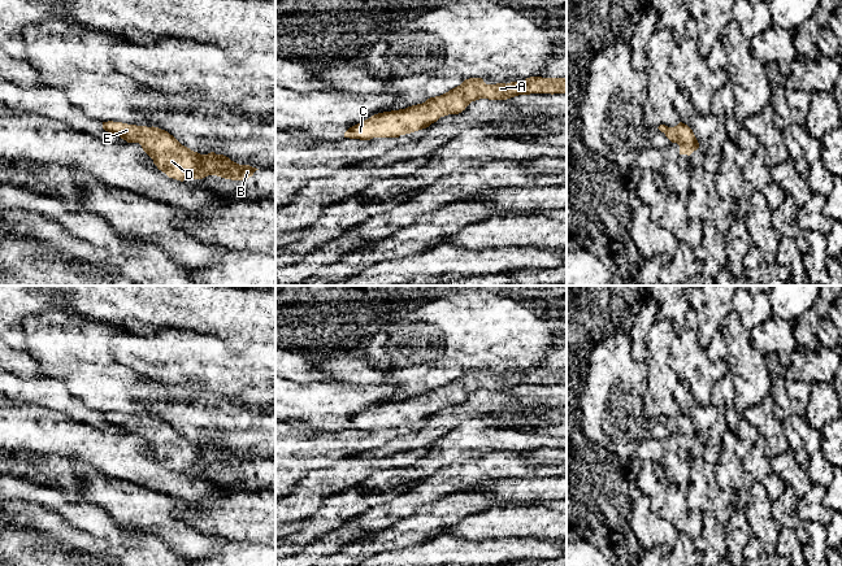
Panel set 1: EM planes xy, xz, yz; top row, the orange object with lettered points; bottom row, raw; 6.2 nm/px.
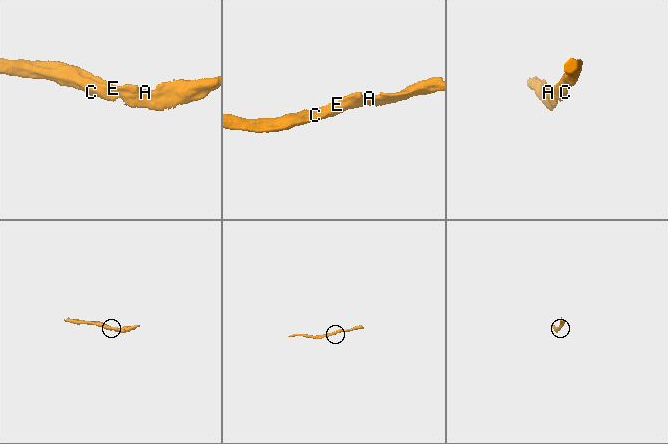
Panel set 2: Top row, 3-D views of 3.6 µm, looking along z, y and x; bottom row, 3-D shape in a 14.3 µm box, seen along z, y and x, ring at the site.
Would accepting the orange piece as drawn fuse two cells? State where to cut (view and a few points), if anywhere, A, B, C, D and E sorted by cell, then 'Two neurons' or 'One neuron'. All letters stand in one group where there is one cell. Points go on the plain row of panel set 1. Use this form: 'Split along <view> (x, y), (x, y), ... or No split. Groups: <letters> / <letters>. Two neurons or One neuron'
No split. Groups: A B C D E. One neuron

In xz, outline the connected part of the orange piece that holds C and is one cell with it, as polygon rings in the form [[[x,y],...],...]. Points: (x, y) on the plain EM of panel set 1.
[[[530,367],[511,374],[486,375],[482,369],[465,370],[448,383],[430,388],[422,395],[405,400],[383,402],[350,418],[344,428],[370,431],[373,428],[399,428],[429,418],[440,408],[459,405],[476,391],[507,391],[530,384],[567,384],[565,369]]]

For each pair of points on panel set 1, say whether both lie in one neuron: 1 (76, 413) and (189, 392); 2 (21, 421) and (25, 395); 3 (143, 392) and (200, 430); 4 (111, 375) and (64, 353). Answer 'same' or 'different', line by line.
1: different
2: different
3: same
4: same

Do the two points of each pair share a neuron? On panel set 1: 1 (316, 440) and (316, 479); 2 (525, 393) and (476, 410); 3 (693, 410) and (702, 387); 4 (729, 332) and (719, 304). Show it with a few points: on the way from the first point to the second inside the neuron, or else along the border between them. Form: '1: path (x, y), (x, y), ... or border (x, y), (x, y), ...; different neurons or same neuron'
1: border (324, 466), (311, 470), (294, 490); different neurons
2: path (513, 397), (487, 401); same neuron
3: border (680, 379), (688, 383), (698, 405), (710, 404); different neurons
4: border (732, 310), (707, 344); different neurons

